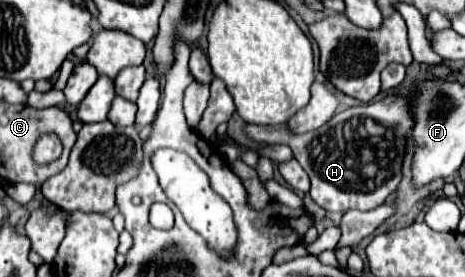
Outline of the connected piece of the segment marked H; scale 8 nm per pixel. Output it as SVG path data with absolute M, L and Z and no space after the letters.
M386 95L380 101L350 107L324 123L318 131L294 135L286 123L278 127L248 125L246 135L258 143L286 143L294 157L310 175L310 195L326 211L346 213L350 209L372 211L382 205L402 181L402 161L406 137L414 129L410 115L410 95Z

